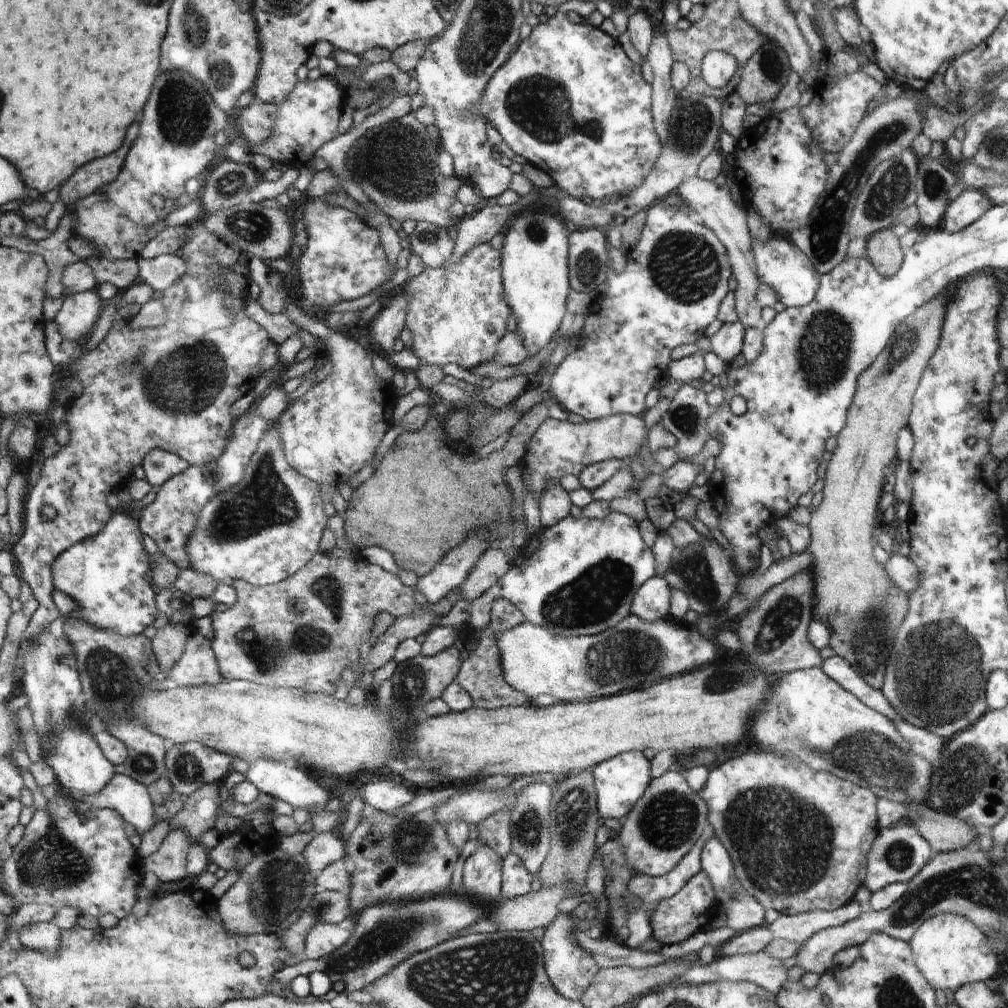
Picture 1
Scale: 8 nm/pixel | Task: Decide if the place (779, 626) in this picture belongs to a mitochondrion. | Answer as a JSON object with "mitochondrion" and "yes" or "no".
{"mitochondrion":"yes"}

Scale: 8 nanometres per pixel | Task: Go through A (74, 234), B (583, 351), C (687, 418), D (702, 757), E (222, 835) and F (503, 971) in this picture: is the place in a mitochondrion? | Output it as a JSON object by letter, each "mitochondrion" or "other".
{"A":"other","B":"other","C":"mitochondrion","D":"other","E":"other","F":"mitochondrion"}

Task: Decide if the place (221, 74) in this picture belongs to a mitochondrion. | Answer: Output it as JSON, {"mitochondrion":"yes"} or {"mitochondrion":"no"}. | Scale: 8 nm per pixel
{"mitochondrion":"yes"}

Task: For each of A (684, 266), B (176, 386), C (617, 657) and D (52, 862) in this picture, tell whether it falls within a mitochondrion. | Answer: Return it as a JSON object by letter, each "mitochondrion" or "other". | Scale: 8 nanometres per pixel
{"A":"mitochondrion","B":"mitochondrion","C":"mitochondrion","D":"mitochondrion"}

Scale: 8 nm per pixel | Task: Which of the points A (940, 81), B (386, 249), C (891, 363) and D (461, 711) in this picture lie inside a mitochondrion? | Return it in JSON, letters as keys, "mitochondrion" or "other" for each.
{"A":"other","B":"other","C":"mitochondrion","D":"other"}

